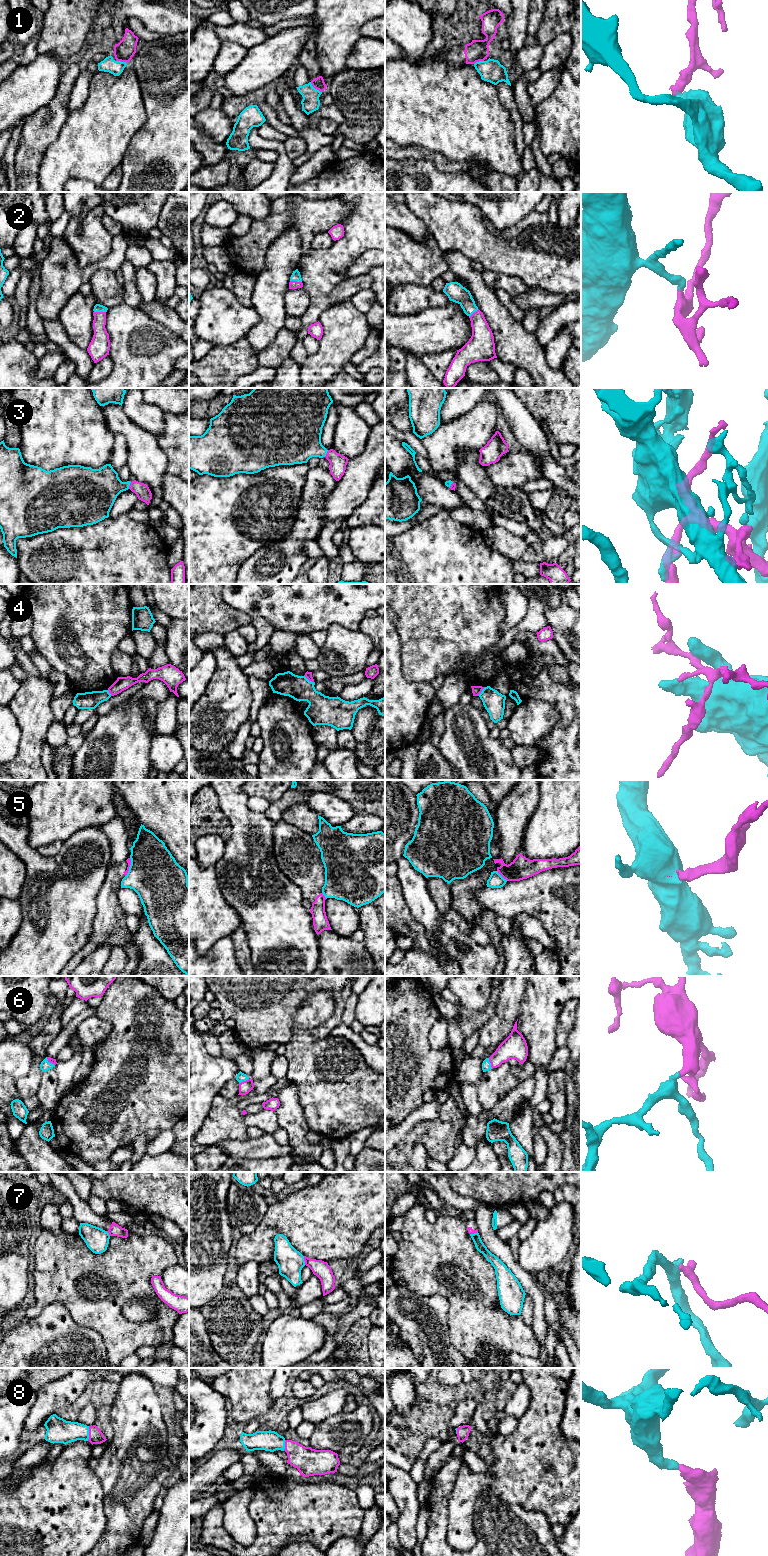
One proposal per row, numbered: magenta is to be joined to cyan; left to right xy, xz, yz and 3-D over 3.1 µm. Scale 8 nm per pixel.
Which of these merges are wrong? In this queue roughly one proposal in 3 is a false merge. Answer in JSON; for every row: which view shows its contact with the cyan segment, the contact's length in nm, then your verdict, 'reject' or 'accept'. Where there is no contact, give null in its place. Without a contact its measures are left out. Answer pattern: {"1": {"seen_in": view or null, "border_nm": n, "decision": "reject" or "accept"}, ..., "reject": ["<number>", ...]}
{"1": {"seen_in": "xz", "border_nm": 130, "decision": "reject"}, "2": {"seen_in": "xy", "border_nm": 100, "decision": "accept"}, "3": {"seen_in": "xy", "border_nm": 60, "decision": "accept"}, "4": {"seen_in": "xz", "border_nm": 110, "decision": "reject"}, "5": {"seen_in": "yz", "border_nm": 120, "decision": "reject"}, "6": {"seen_in": "yz", "border_nm": 90, "decision": "accept"}, "7": {"seen_in": "xz", "border_nm": 70, "decision": "reject"}, "8": {"seen_in": "xy", "border_nm": 120, "decision": "accept"}, "reject": ["1", "4", "5", "7"]}

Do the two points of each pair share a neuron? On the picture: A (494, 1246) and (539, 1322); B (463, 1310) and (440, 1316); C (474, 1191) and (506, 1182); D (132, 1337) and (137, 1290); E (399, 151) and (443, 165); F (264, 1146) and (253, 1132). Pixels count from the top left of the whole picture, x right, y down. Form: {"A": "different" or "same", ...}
{"A": "same", "B": "different", "C": "same", "D": "same", "E": "same", "F": "different"}

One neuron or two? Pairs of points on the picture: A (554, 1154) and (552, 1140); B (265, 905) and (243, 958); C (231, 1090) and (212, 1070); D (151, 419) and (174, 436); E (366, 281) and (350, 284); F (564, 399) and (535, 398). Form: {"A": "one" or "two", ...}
{"A": "one", "B": "two", "C": "two", "D": "two", "E": "one", "F": "one"}

